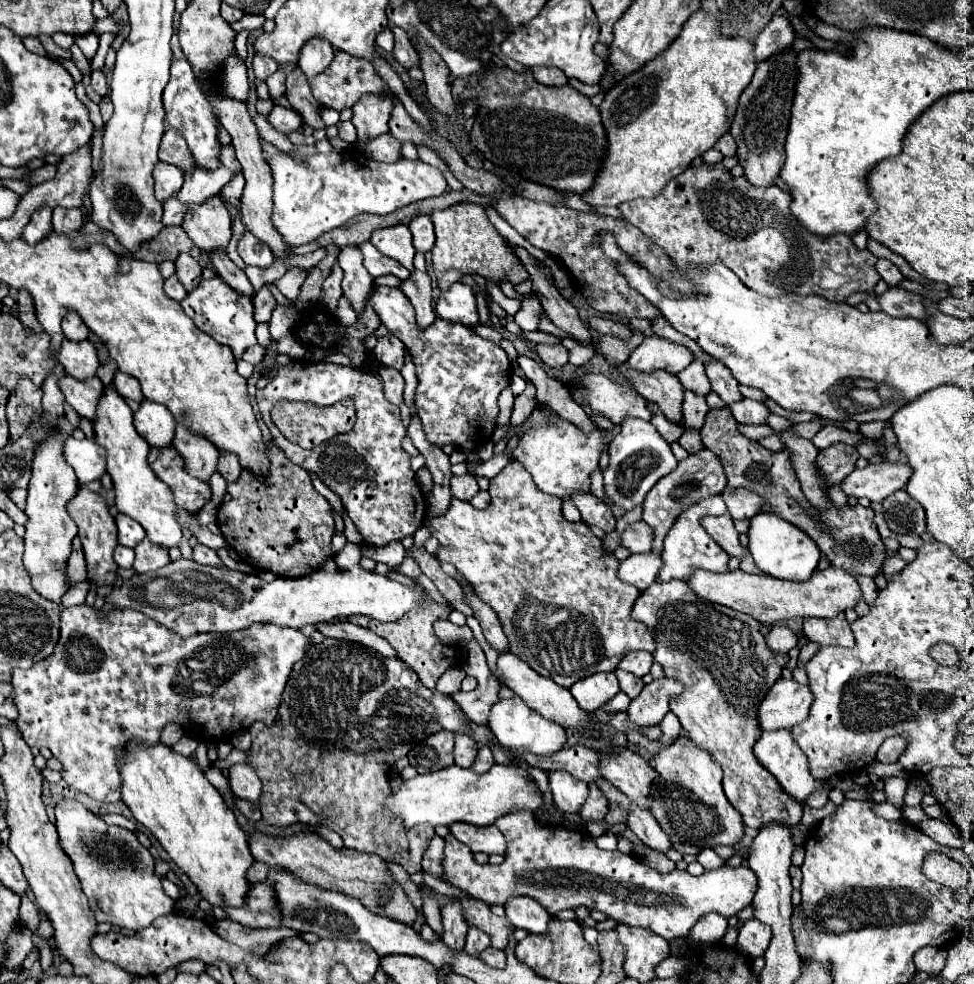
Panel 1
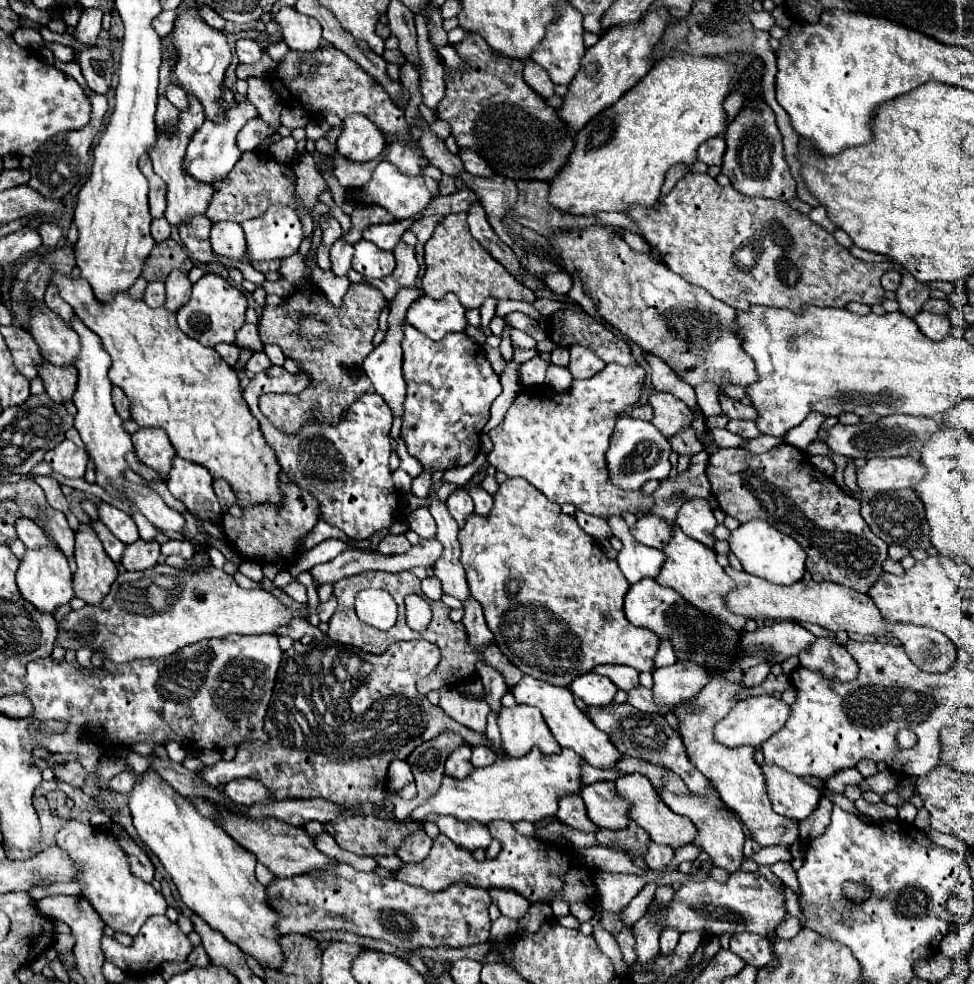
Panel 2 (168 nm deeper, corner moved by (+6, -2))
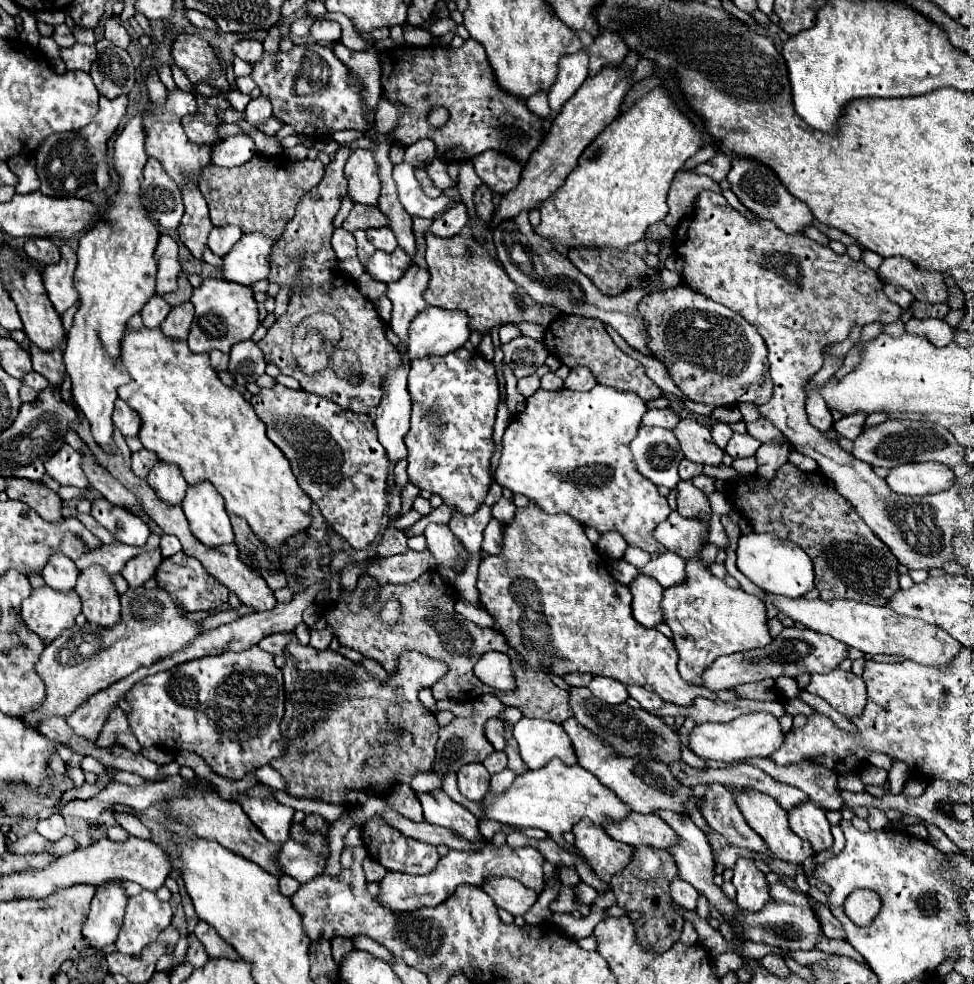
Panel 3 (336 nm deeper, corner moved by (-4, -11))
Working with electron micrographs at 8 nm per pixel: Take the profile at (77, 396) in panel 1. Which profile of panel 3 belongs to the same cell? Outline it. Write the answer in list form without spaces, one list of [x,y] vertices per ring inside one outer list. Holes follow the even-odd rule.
[[[31,346],[31,360],[33,360],[33,370],[45,376],[55,390],[61,390],[61,384],[67,376],[67,370],[63,366],[63,352],[61,350],[45,352],[37,346]]]

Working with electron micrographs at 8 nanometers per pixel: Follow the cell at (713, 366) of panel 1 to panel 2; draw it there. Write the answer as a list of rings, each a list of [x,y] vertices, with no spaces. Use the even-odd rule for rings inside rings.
[[[721,397],[721,409],[729,419],[747,419],[755,421],[757,419],[757,409],[755,407],[743,407],[743,403],[731,399],[731,397]]]

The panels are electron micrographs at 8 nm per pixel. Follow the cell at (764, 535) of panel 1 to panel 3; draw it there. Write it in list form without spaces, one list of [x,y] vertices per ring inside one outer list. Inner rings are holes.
[[[743,534],[737,544],[737,568],[765,592],[799,598],[815,588],[811,558],[795,542],[777,538],[775,534]]]

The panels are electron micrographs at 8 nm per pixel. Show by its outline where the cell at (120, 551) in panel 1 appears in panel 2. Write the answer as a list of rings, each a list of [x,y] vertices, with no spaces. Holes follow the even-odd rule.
[[[91,521],[91,527],[93,527],[93,531],[97,533],[97,537],[101,539],[105,553],[107,553],[115,563],[119,563],[125,545],[123,545],[123,543],[121,543],[121,541],[119,541],[119,539],[101,523],[101,521]]]

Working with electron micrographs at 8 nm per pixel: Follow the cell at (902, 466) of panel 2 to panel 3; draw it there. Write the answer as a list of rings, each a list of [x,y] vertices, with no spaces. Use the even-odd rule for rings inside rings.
[[[939,462],[923,464],[901,464],[889,470],[887,484],[893,492],[905,496],[925,496],[937,494],[953,486],[955,474],[951,468]]]

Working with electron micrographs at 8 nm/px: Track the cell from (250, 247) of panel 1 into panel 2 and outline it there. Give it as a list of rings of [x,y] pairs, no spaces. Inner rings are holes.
[[[219,221],[211,227],[211,247],[217,255],[245,261],[245,235],[239,223]]]

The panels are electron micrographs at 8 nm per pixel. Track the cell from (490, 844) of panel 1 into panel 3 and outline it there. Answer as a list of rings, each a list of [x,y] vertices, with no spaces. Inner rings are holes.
[[[433,790],[429,794],[417,794],[417,796],[421,800],[425,820],[429,824],[453,830],[467,842],[483,840],[479,832],[479,820],[467,808],[453,802],[443,790]]]

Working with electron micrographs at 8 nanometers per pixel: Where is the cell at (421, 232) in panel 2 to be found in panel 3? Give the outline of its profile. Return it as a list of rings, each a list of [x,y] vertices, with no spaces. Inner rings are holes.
[[[457,204],[457,206],[449,208],[445,214],[441,214],[439,218],[435,218],[429,232],[439,238],[451,238],[461,232],[461,228],[467,224],[467,220],[469,218],[467,218],[465,204]]]

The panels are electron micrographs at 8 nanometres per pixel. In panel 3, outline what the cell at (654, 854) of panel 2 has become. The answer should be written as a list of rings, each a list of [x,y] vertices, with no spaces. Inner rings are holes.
[[[677,876],[677,878],[671,880],[669,890],[671,890],[671,898],[673,898],[679,906],[683,906],[683,908],[687,908],[687,910],[695,910],[695,906],[697,906],[697,890],[695,890],[689,882],[683,882],[683,880]]]

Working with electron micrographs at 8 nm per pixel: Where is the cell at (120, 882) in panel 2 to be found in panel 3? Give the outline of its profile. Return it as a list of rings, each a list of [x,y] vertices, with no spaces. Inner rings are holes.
[[[143,890],[127,902],[125,920],[117,938],[117,950],[123,954],[137,954],[143,946],[157,940],[157,936],[171,924],[173,910],[169,902],[157,898],[155,892]]]

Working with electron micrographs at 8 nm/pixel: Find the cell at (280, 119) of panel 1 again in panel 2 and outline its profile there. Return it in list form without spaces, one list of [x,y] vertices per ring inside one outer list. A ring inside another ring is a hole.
[[[255,117],[253,121],[249,121],[249,125],[241,129],[241,133],[237,133],[237,147],[239,151],[255,151],[259,143],[269,135],[273,135],[269,125],[265,125],[265,121],[259,121],[259,117]]]

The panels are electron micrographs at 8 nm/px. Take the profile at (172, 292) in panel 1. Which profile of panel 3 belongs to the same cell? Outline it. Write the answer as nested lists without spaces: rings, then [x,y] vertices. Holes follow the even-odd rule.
[[[153,296],[141,310],[141,316],[143,316],[143,324],[147,328],[157,328],[161,326],[161,322],[165,320],[165,316],[169,314],[171,306],[161,298],[161,296]]]

